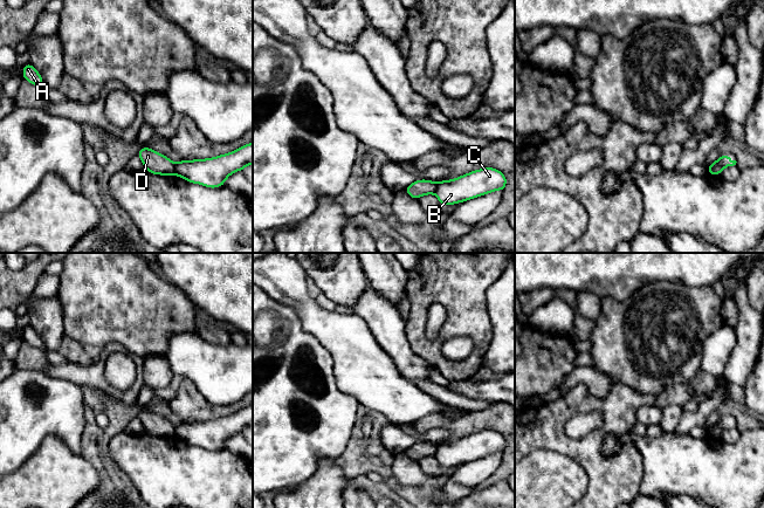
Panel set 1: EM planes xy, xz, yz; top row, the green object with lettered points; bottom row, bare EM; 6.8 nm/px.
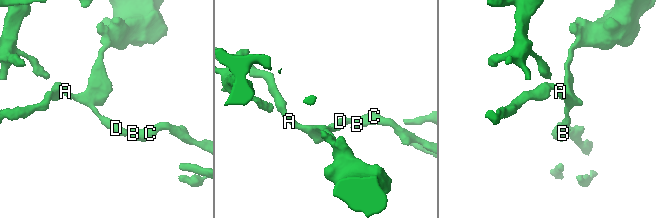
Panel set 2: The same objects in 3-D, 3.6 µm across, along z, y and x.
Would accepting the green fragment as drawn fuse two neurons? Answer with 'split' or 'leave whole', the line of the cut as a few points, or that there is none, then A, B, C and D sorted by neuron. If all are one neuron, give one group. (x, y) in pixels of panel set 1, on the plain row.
split; cut in xy along (173, 427), (174, 436); A D / B C

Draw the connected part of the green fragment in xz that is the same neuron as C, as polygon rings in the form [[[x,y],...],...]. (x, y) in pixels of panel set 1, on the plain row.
[[[480,431],[453,442],[436,446],[436,459],[441,468],[459,466],[489,454],[507,449],[505,437],[496,431]]]

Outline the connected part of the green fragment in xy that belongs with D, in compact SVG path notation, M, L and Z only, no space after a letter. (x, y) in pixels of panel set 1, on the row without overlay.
M145 409L136 416L143 424L145 431L152 437L172 438L174 437L174 426L168 419Z

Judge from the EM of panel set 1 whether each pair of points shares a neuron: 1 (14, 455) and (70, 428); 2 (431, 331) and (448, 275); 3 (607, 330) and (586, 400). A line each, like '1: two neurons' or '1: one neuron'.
1: one neuron
2: two neurons
3: two neurons

